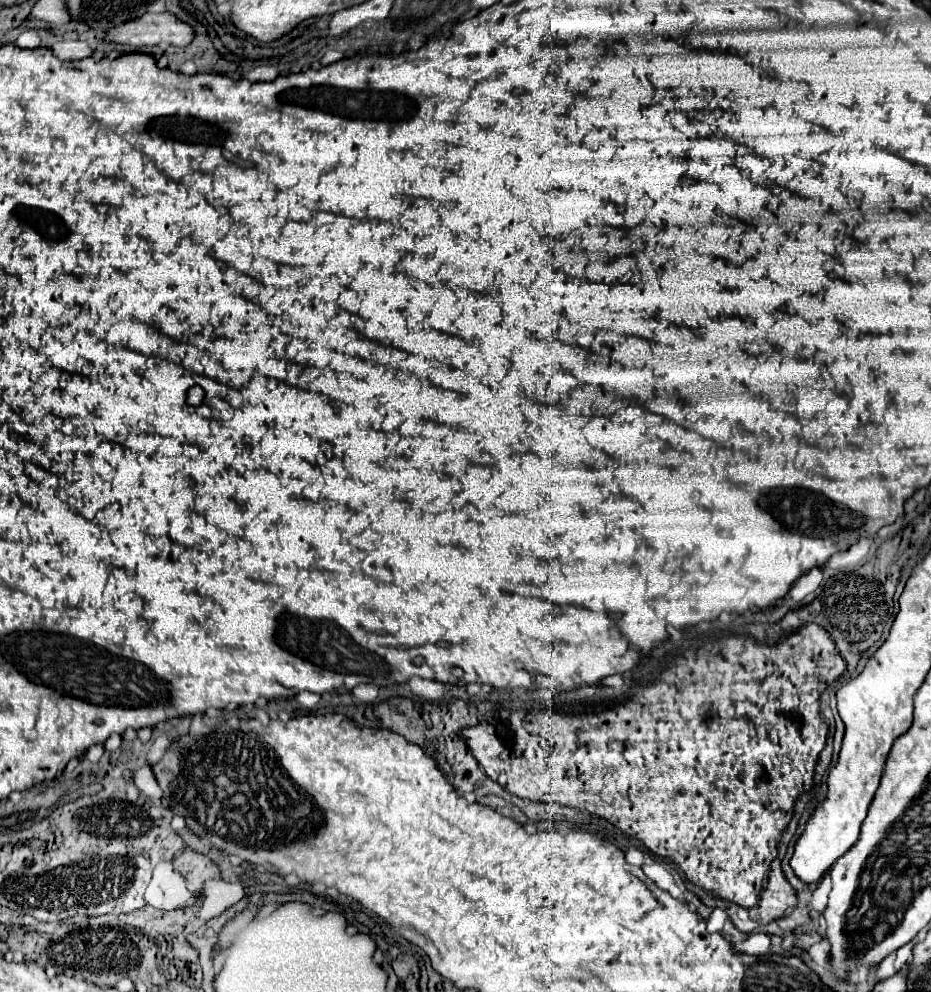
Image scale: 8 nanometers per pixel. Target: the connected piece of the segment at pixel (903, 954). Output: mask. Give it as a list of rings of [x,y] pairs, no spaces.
[[[913,941],[907,943],[896,951],[896,960],[894,967],[896,971],[900,971],[904,968],[907,961],[912,958],[912,951],[915,943]]]

